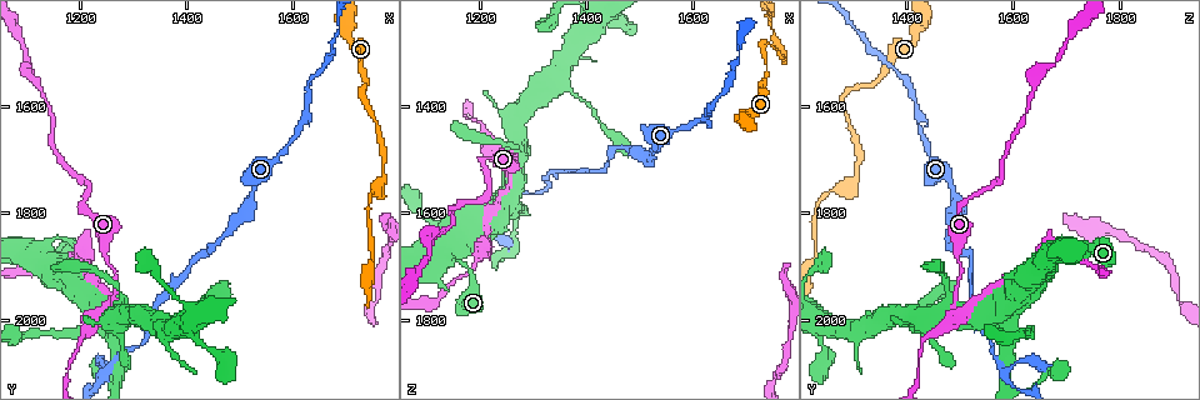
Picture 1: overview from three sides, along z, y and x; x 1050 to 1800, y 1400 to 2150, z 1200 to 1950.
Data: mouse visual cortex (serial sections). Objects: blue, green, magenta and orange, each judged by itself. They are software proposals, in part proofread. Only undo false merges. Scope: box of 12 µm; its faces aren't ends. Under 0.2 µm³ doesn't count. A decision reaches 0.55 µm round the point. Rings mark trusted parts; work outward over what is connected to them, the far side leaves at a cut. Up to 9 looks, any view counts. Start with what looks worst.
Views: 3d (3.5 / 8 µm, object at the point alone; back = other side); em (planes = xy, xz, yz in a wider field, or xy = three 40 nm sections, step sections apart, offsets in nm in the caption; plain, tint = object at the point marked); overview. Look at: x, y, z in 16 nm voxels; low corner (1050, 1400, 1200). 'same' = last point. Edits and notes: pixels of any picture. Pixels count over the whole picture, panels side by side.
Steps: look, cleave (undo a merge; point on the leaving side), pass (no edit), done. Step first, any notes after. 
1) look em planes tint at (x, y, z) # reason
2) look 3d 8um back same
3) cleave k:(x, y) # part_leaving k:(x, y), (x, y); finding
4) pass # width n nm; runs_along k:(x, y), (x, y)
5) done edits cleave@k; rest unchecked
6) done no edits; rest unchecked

look 3d 3.5um at (1250, 1985, 1500) # sharp bend

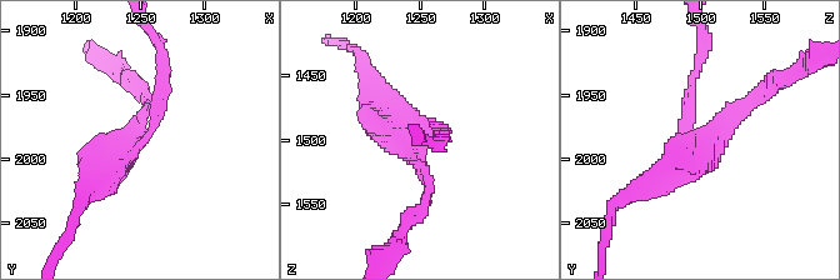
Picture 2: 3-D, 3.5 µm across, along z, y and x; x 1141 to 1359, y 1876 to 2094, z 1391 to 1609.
look em planes tint at (1248, 1986, 1500) # arms 3; arm_widths 150, 150, 300 nm; now the EM

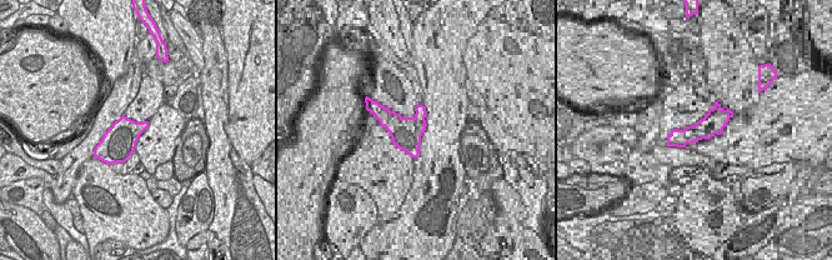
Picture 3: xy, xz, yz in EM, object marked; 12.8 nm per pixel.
pass # runs_along 2:(695, 76), (695, 141), (759, 95); one cell here

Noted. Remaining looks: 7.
look 3d 3.5um back at (1735, 1585, 1275) # abrupt turn

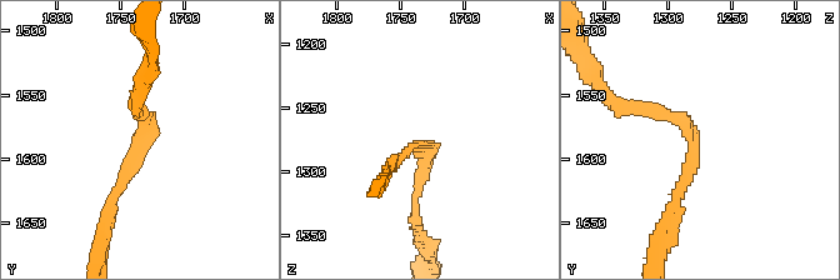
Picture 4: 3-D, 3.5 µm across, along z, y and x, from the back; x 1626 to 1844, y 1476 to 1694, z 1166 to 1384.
look em xy step 3 tint at (1732, 1588, 1280) # arm_widths 150, 150 nm; need the tissue

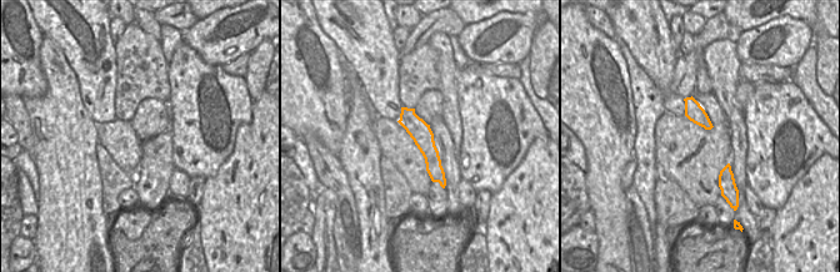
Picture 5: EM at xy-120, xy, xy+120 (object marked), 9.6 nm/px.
look em xy step 1 tint same

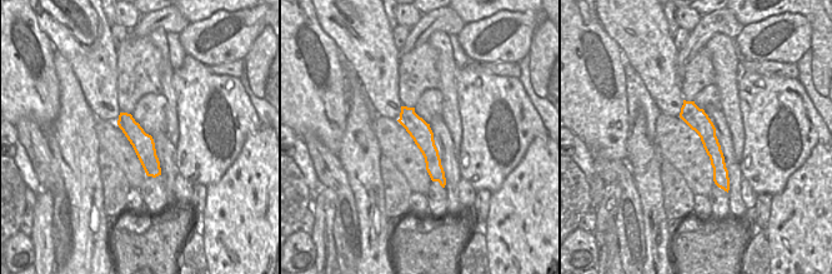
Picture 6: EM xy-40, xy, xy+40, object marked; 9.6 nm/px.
pass # runs_along 4:(630, 108), (666, 111), (695, 143), (669, 211); continuous, no second cell

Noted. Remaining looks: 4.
look 3d 3.5um at (1250, 2100, 1580) # abrupt turn

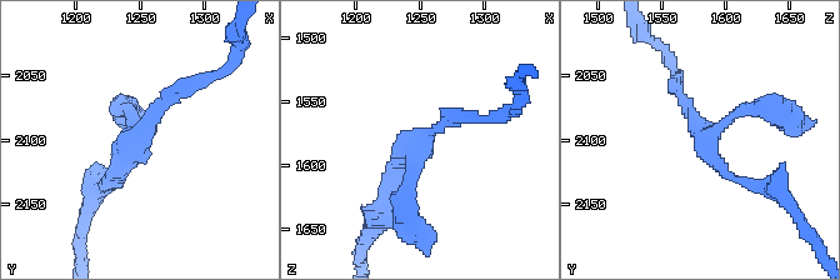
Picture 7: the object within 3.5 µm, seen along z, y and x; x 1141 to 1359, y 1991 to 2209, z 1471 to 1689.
look em xy step 2 tint at (1252, 2100, 1582) # need the tissue

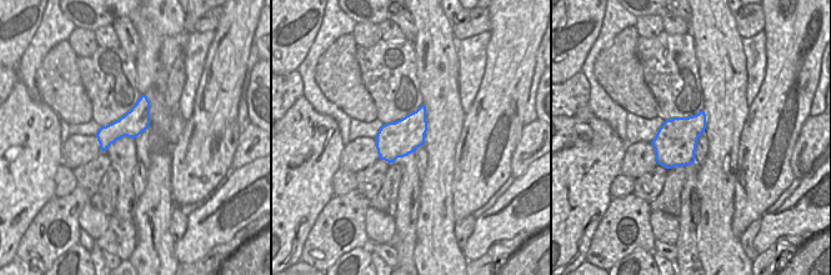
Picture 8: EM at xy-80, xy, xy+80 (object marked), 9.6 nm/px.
pass # runs_along 7:(473, 115), (415, 148), (404, 211); one cell here

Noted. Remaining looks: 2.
look 3d 3.5um at (1215, 1745, 1575) # sharp bend

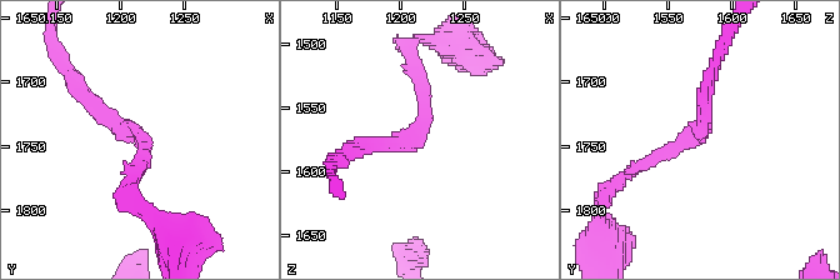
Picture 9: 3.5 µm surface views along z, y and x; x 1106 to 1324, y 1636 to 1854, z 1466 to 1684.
look em xy step 3 tint at (1216, 1742, 1576)

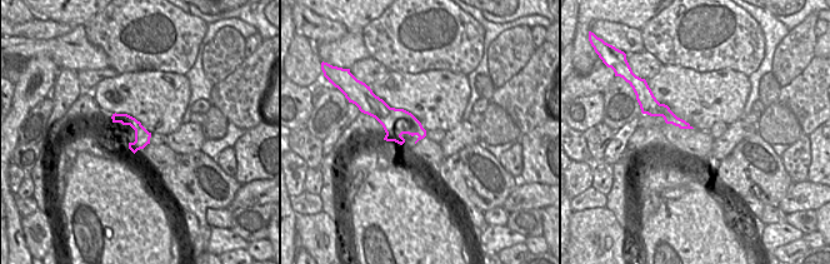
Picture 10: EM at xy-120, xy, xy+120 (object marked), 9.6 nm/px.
pass # arm_widths 150, 200 nm; runs_along 9:(630, 173), (704, 134), (710, 84); one cell here

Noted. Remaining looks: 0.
done no edits; rest unchecked

